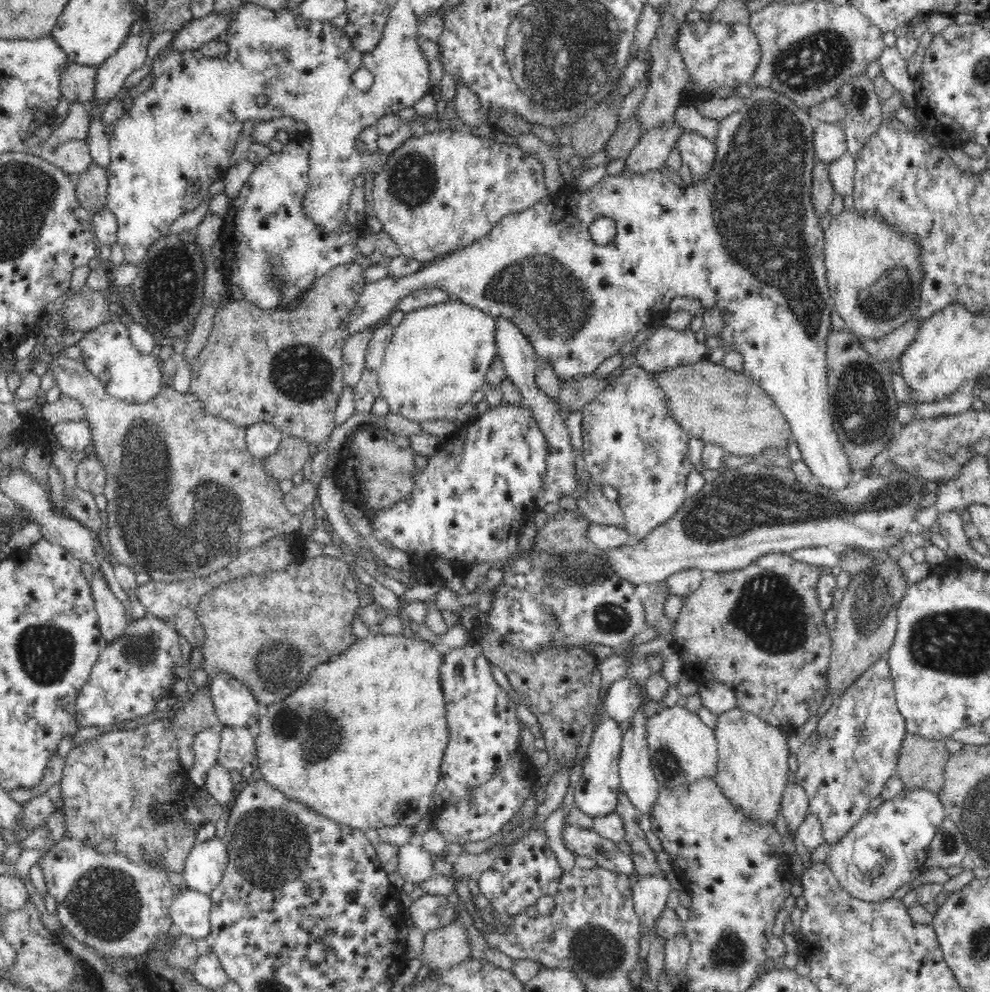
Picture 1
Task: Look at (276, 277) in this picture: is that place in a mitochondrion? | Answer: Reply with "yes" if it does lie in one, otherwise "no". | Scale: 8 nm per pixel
yes

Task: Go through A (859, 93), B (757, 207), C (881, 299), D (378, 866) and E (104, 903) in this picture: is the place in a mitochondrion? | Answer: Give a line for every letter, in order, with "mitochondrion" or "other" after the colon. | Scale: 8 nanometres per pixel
A: mitochondrion
B: mitochondrion
C: mitochondrion
D: other
E: mitochondrion

